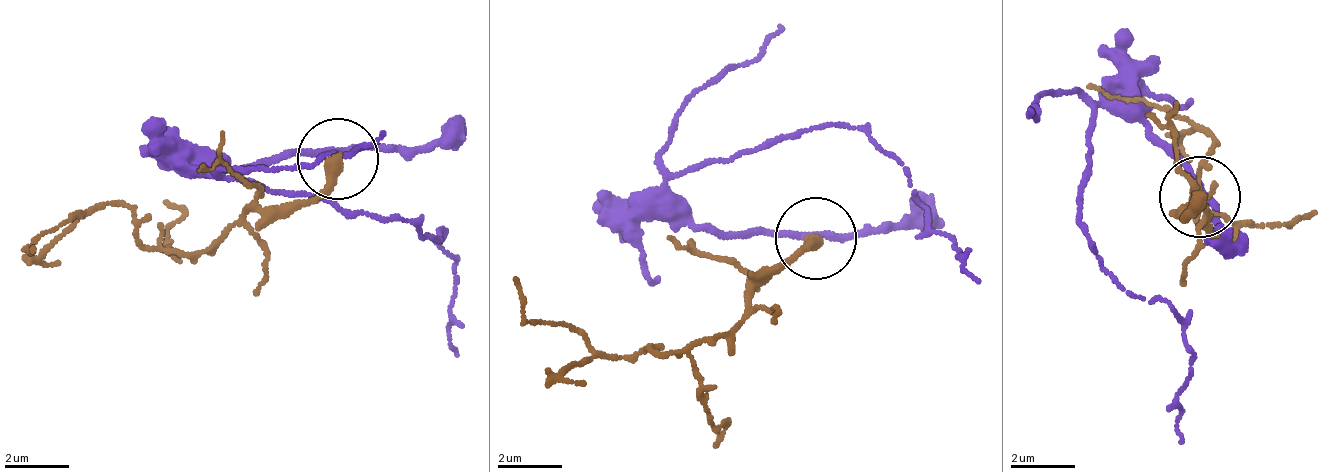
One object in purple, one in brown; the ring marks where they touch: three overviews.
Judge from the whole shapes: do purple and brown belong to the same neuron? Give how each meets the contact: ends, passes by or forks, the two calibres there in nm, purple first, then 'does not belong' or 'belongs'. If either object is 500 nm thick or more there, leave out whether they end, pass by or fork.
purple passes by | brown ends | 200/400 nm | does not belong

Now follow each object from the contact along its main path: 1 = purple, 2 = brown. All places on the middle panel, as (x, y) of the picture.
1: (813, 239), (770, 230), (709, 235), (671, 185), (752, 150), (856, 128), (906, 170), (926, 211), (981, 285)
2: (813, 239), (793, 255), (724, 333), (693, 337), (611, 363), (576, 331), (525, 318), (513, 276)

